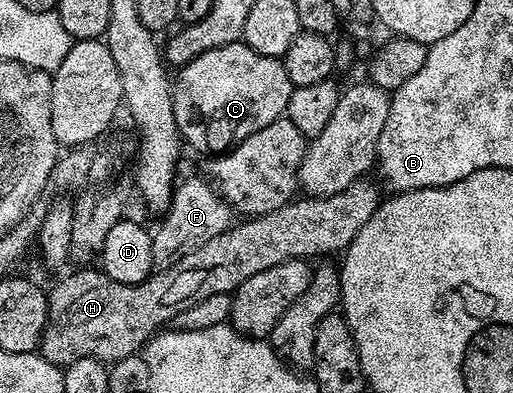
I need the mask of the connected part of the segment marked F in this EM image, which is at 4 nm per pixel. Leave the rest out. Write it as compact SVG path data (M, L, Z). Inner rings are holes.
M187 178L176 185L168 211L162 217L161 229L152 233L153 263L158 269L173 266L232 225L232 207L208 179L202 178Z

